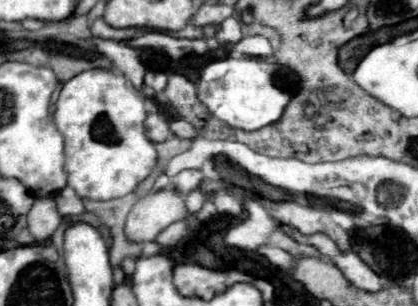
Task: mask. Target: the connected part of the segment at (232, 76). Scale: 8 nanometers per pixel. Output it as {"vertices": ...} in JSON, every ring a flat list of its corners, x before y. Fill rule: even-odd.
{"vertices":[[223,58,203,68,197,90,199,100,215,118,233,128,259,130,263,126,275,124,281,118,289,100,299,90,299,78,289,68,277,62,265,62,257,58]]}

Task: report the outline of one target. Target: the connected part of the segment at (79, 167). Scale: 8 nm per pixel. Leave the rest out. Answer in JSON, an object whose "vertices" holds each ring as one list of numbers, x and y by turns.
{"vertices":[[87,70,87,72,81,72,77,74,75,78,71,78,69,82,63,84,61,88,61,96,59,96,59,102,57,102,57,110,53,114,53,120,55,120,55,126,57,130,65,136,65,172,67,172,67,184,81,196,81,198,91,198,91,200,111,200,111,198,121,198,121,196,127,196,131,194,139,182,143,182,151,170,155,168,155,162,157,162,157,152,155,152,155,144,151,140,147,140,145,136,145,128,143,128,143,122,145,122,145,116,147,116,147,110,145,110,145,100,143,96,135,90,135,88,129,88,125,76,121,74,113,74,109,70]]}

